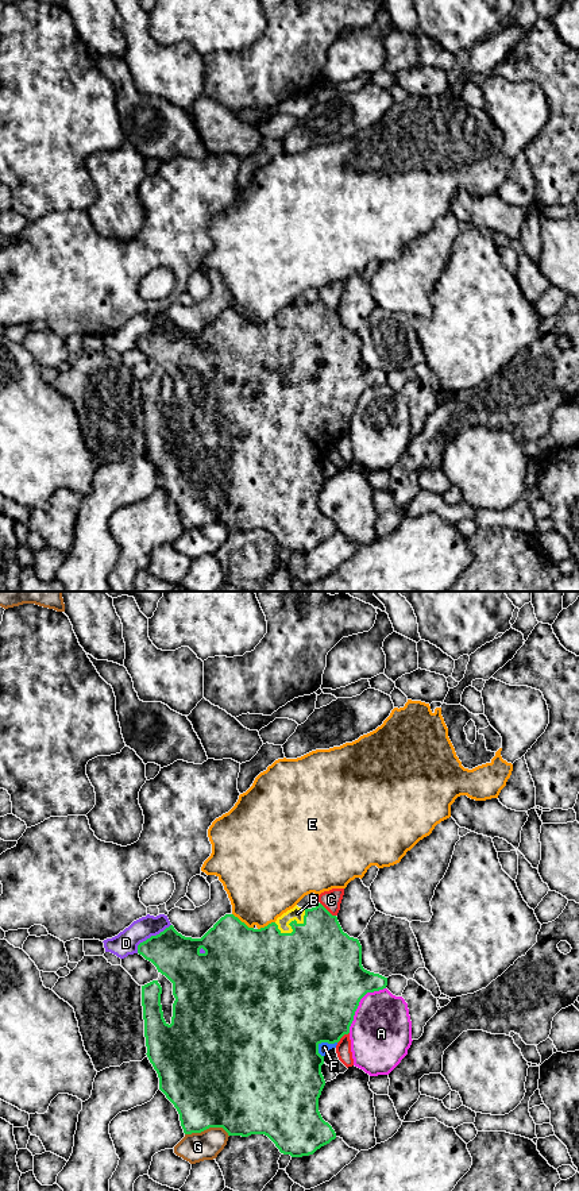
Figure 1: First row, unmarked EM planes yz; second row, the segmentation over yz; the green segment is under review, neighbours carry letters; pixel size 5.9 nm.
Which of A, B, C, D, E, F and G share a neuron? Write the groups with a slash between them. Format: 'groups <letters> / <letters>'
groups A D / B F / C / E / G

